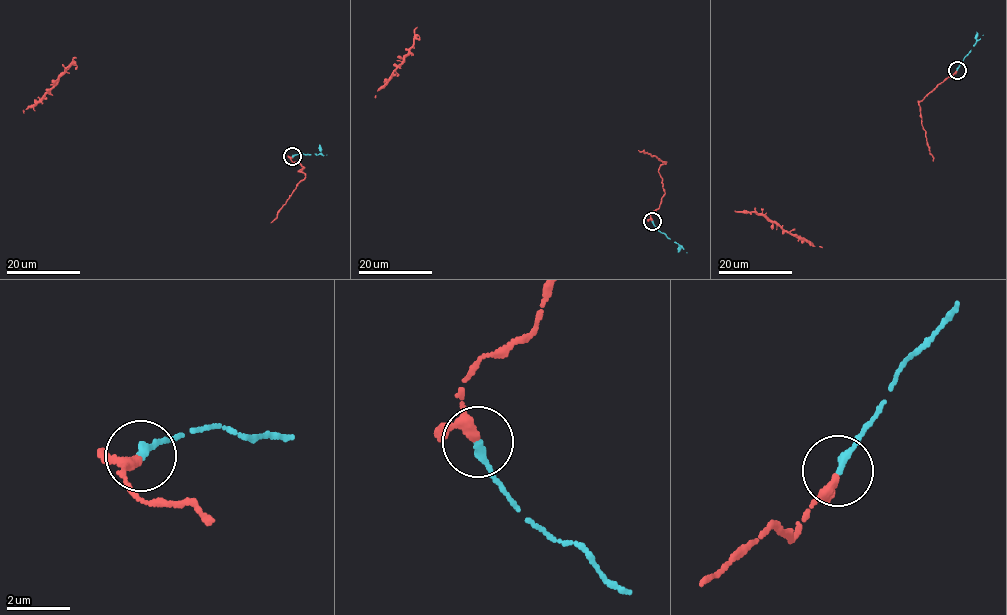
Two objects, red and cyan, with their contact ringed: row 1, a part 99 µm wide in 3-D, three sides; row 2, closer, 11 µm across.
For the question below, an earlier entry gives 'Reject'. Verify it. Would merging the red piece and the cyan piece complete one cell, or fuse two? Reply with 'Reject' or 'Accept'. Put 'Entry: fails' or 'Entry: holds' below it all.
Accept
Entry: fails

